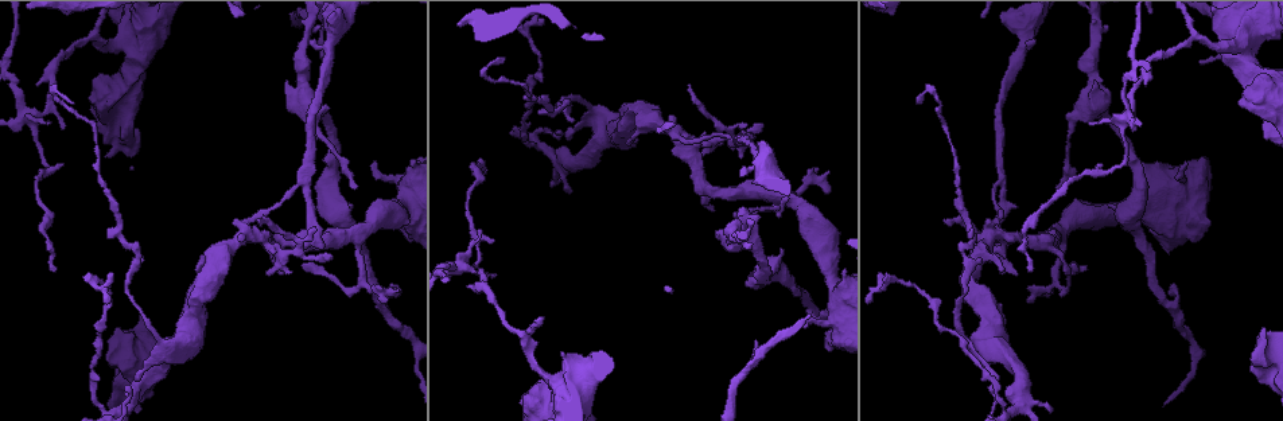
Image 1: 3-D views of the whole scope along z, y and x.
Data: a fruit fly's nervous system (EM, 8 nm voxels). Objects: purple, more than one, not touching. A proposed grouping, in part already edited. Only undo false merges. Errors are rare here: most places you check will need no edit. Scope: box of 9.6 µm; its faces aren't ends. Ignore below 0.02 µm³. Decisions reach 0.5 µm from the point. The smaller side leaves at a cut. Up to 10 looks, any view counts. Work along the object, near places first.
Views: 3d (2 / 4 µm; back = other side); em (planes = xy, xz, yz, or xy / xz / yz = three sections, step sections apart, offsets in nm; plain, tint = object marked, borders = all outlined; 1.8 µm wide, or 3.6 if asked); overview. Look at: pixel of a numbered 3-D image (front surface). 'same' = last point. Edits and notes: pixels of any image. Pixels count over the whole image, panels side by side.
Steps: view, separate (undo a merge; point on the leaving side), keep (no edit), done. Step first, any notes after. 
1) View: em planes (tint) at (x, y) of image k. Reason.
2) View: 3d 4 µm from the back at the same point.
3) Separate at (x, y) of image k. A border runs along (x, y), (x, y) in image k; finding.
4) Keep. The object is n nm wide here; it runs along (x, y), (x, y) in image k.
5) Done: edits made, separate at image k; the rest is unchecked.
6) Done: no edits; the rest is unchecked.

View: em 3.6 µm planes (tint) at (974, 347) of image 1. Abrupt turn.

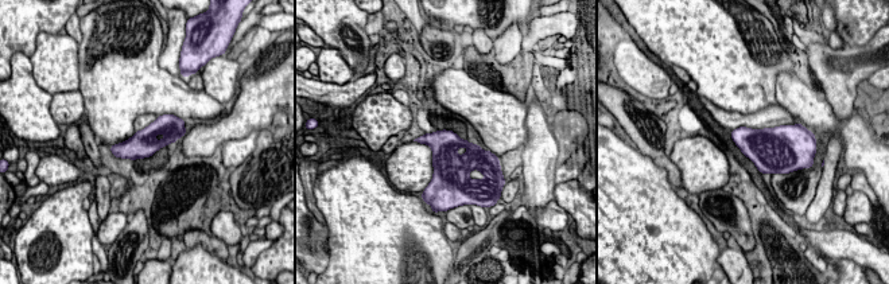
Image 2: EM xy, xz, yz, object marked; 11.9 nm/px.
Keep. The object is 340 nm wide here; all the same neuron.

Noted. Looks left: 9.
View: em 3.6 µm planes (tint) at (526, 140) of image 1. Calibre changes.

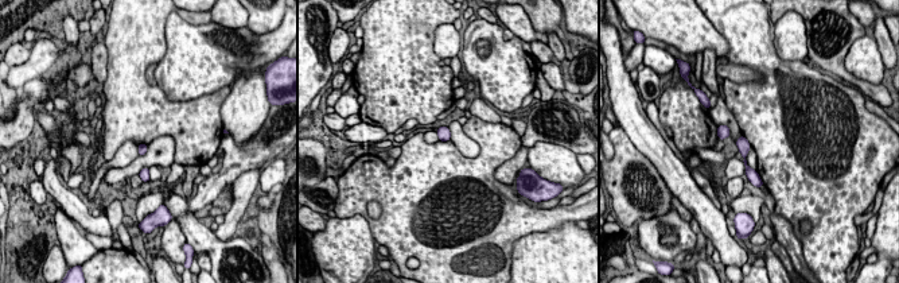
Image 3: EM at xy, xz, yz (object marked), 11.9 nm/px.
Keep. The object is 100 nm wide here; it runs along (742, 139), (744, 163), (757, 179) in image 3; all the same neuron.

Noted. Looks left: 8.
View: em 3.6 µm planes (borders) at (1090, 106) of image 1. Branch point.

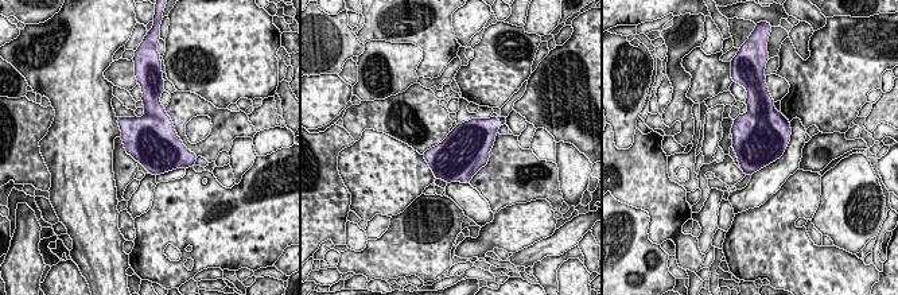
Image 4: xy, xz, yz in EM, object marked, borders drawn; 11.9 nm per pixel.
Keep. The object is 550 nm wide here; all the same neuron.

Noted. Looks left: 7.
View: em planes (tint) at (1129, 119) of image 1. Four arms meet.

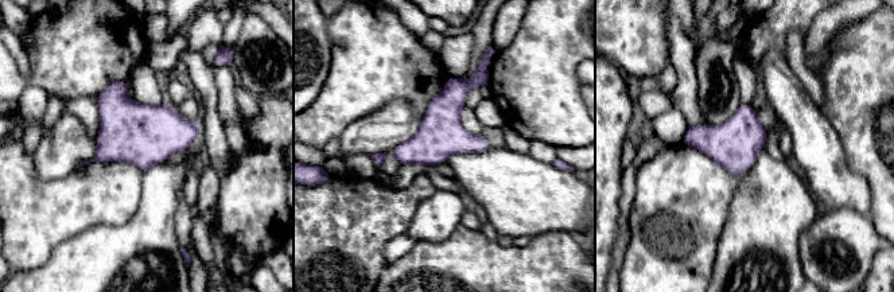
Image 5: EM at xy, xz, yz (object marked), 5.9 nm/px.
Keep. The object is 280 nm wide here; it runs along (484, 74), (411, 151), (396, 154) in image 5; one neuron here.

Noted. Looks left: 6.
Done: no edits; the rest is unchecked.

